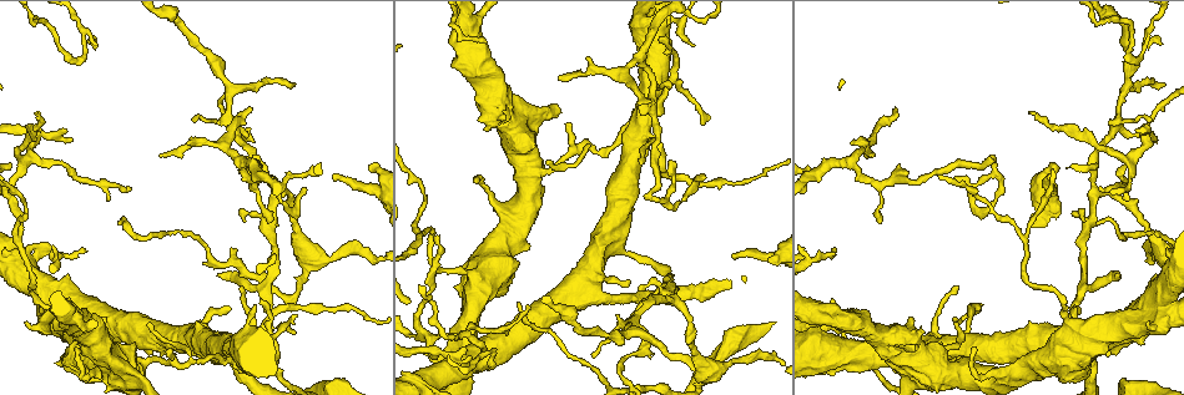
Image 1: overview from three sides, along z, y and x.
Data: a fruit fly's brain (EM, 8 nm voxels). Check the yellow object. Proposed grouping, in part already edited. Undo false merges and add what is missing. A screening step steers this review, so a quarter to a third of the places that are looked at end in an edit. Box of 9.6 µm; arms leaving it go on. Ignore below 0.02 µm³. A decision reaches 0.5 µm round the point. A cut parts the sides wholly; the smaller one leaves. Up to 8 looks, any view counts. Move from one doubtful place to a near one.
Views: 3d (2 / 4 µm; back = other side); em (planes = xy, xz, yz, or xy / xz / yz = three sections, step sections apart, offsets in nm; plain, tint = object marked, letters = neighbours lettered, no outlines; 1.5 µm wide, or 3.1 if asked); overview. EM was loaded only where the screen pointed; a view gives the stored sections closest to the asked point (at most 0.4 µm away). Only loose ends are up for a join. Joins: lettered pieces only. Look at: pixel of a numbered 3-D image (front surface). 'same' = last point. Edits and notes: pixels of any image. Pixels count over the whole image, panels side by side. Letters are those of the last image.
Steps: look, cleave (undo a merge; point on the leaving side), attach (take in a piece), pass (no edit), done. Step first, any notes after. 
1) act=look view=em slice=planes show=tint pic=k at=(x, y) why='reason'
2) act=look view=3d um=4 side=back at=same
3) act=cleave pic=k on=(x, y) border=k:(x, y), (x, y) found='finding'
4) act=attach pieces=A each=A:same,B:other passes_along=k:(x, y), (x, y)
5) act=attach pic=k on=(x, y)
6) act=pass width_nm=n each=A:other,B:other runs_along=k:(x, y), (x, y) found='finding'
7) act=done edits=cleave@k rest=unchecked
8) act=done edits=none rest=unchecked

act=look view=em slice=xz step=8 show=tint pic=1 at=(1032, 113) why='free end'

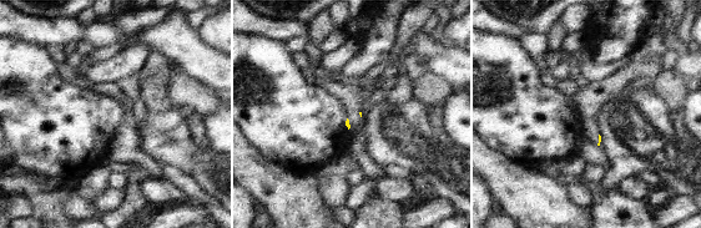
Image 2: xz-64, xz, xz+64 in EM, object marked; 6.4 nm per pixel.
act=look view=em slice=planes show=letters at=same why='another direction'

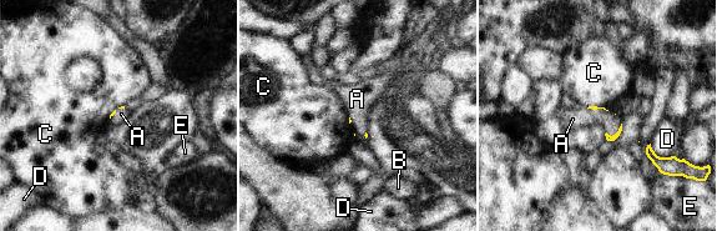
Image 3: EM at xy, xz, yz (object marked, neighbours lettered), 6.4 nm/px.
act=attach pieces=A each=A:same,B:other,C:other,D:other,E:other found='the cell continues'

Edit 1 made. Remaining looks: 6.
act=look view=em slice=xy step=8 show=tint pic=1 at=(632, 254)

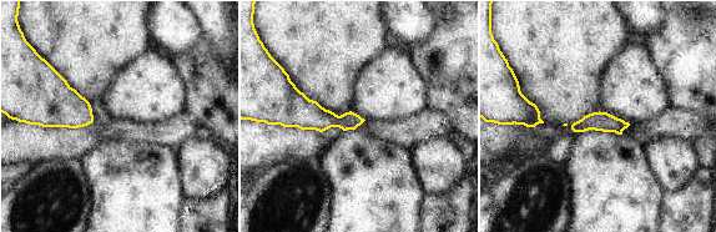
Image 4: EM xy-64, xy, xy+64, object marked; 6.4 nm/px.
act=look view=em slice=planes show=tint at=same why='another direction'

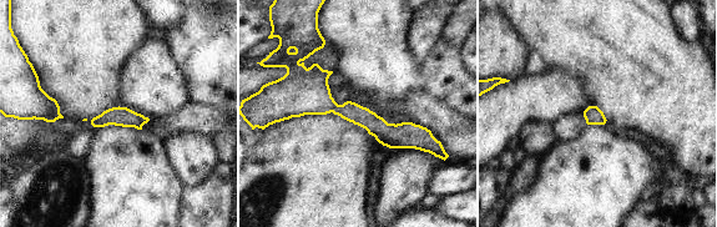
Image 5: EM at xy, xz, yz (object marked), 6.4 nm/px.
act=look view=em slice=planes show=letters at=same

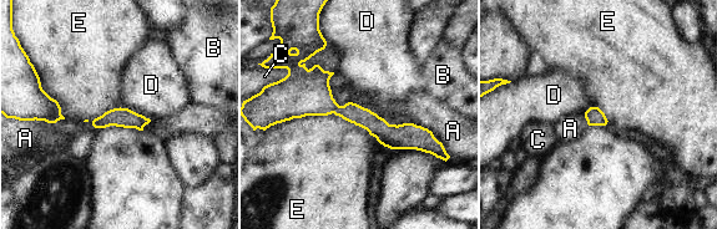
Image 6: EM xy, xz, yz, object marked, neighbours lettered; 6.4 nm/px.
act=pass width_nm=120 each=A:other,B:other,C:other,D:other,E:other runs_along=6:(284, 110), (332, 106), (389, 136), (430, 138) found='all the same cell'

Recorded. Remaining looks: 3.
act=look view=3d um=4 pic=1 at=(660, 37) why='tapers out'

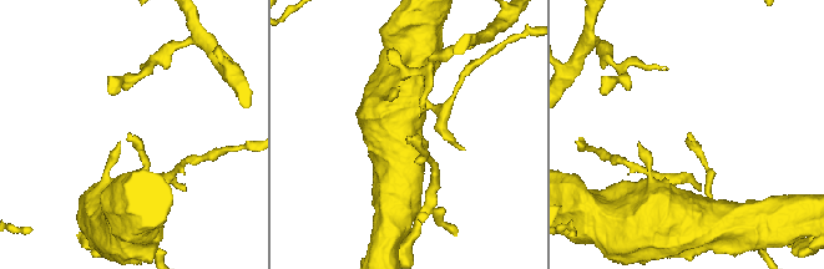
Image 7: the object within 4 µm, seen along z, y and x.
act=look view=em slice=yz step=4 show=letters pic=7 at=(692, 138)

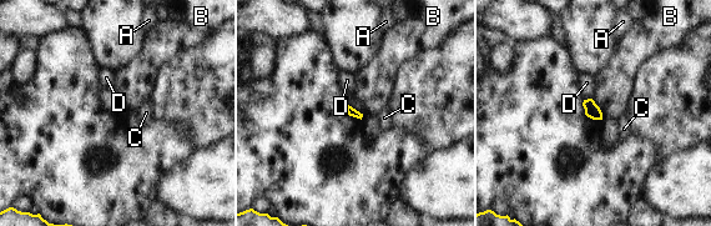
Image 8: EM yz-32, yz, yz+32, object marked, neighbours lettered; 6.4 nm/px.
act=pass each=A:other,B:other,C:other,D:other border=8:(591, 99), (599, 108), (603, 117) found='none of them fits'

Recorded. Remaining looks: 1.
act=done edits=attach@3 rest=unchecked

